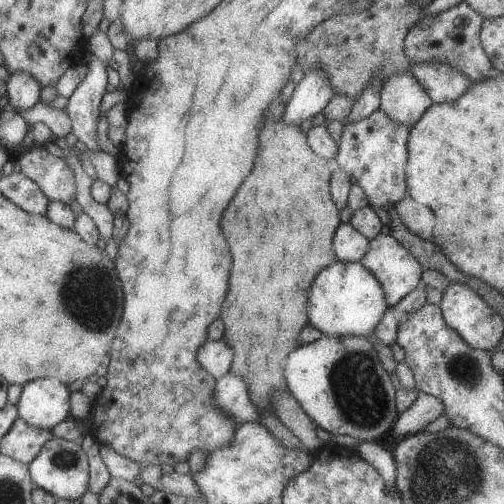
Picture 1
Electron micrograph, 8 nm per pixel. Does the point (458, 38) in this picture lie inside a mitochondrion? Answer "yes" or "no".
no

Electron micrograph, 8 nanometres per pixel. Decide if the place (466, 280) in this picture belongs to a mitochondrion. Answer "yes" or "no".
no

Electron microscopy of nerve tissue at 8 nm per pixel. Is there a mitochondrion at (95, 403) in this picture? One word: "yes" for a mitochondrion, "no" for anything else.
no

